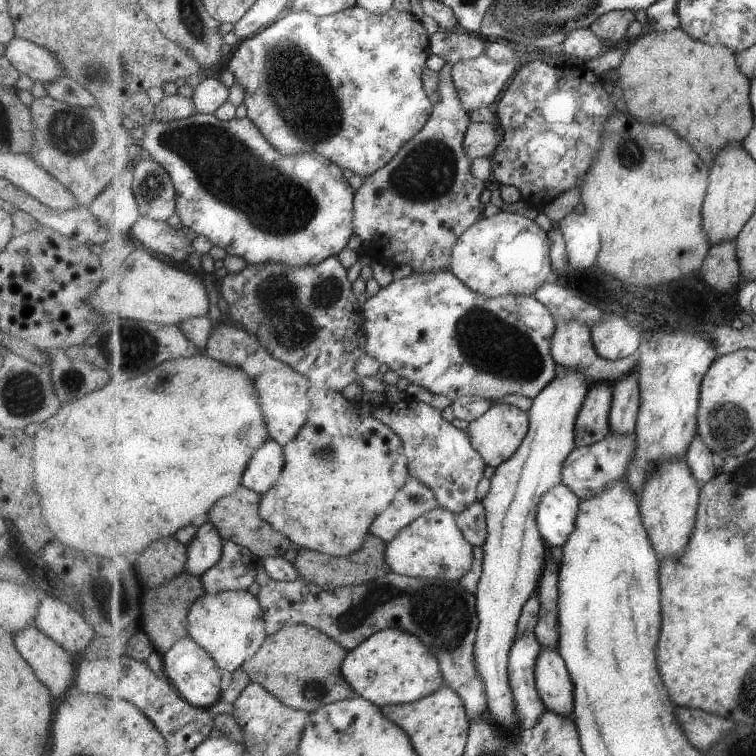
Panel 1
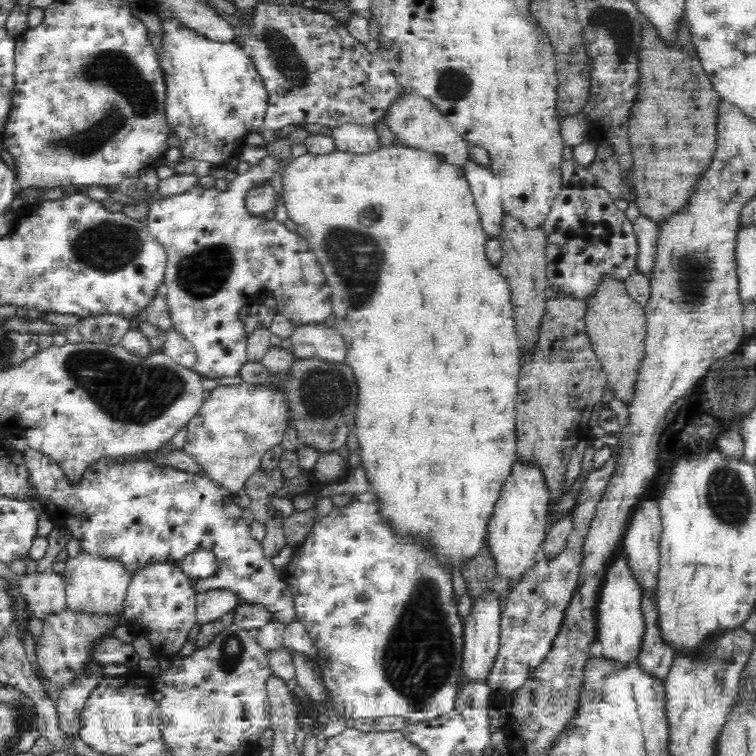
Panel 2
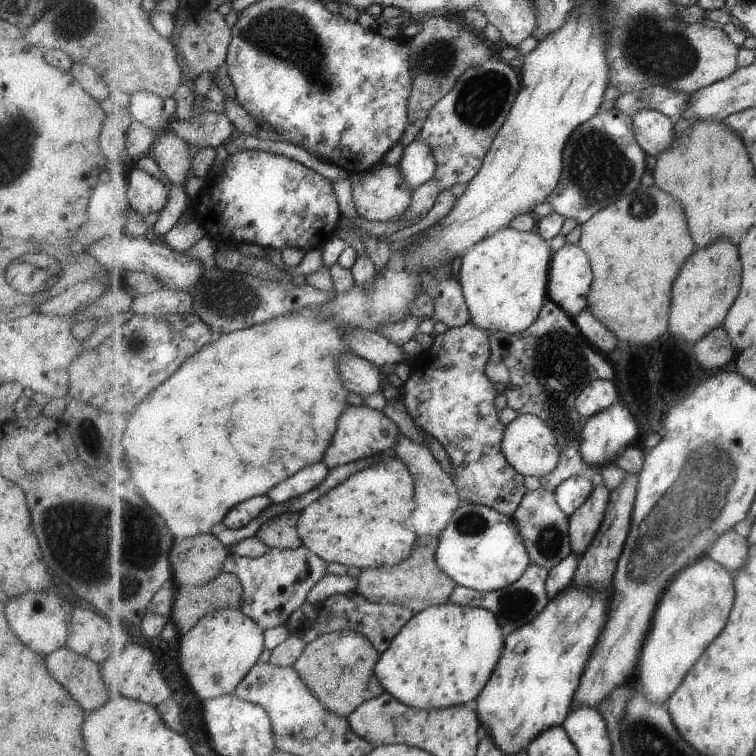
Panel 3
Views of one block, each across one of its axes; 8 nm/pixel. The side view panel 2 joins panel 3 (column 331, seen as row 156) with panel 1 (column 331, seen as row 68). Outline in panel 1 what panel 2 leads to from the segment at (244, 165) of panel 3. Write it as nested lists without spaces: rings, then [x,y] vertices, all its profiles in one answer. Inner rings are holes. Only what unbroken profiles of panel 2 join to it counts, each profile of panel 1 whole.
[[[197,112],[190,117],[174,121],[155,120],[152,116],[147,121],[149,121],[149,126],[145,126],[146,133],[136,147],[137,153],[152,156],[170,172],[178,194],[176,213],[181,217],[182,225],[191,228],[198,235],[206,236],[213,245],[223,248],[228,254],[241,256],[248,264],[260,265],[271,262],[285,263],[292,267],[315,266],[329,257],[338,256],[342,250],[347,248],[351,236],[356,234],[354,231],[356,191],[347,180],[348,173],[331,159],[317,153],[286,154],[284,151],[280,151],[248,116],[242,119],[234,118],[230,121],[222,121],[214,114]]]

